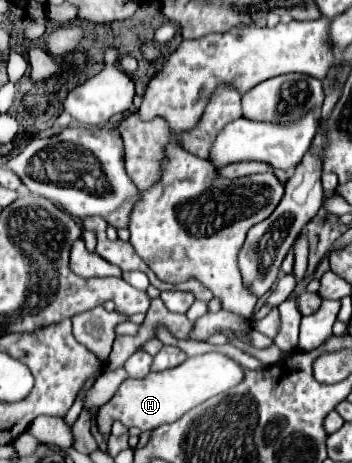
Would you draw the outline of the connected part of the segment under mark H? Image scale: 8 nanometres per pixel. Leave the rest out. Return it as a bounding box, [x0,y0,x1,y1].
[96,352,242,436]

